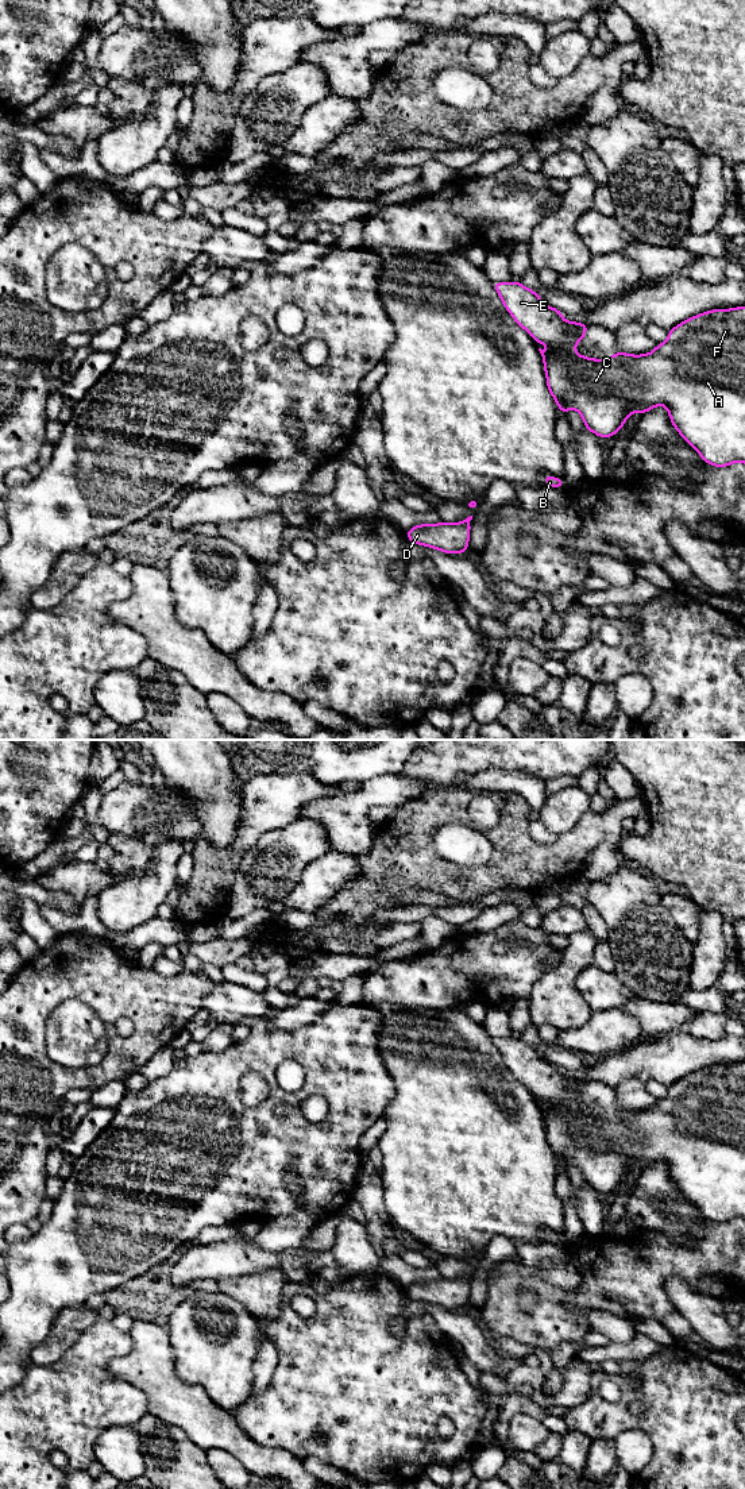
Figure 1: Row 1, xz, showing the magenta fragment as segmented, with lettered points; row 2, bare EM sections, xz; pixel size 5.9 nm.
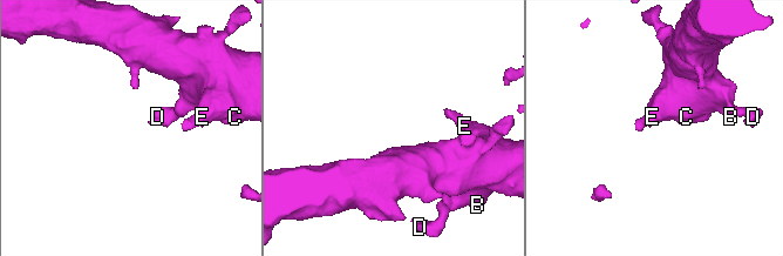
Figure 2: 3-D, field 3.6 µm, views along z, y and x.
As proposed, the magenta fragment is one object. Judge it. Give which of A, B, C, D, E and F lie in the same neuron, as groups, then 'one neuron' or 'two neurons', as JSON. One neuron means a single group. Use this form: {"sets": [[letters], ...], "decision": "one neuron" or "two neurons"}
{"sets": [["A", "B", "C", "D", "E", "F"]], "decision": "one neuron"}

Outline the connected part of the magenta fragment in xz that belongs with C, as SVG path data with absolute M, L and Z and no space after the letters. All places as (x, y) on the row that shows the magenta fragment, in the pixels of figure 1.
M518 281L493 285L514 321L536 343L551 347L549 351L539 348L548 390L560 412L567 414L570 409L576 409L580 413L586 431L598 437L613 437L632 413L640 412L642 416L655 406L664 405L675 429L707 464L726 467L737 462L745 463L745 306L714 309L692 316L669 329L668 339L649 354L632 355L618 351L607 360L599 360L579 355L574 350L584 339L588 325L564 320L561 310L545 305L537 292Z

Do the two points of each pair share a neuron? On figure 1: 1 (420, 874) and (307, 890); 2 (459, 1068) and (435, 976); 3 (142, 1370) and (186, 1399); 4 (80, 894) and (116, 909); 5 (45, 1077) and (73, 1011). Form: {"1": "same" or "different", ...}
{"1": "different", "2": "different", "3": "same", "4": "different", "5": "different"}

